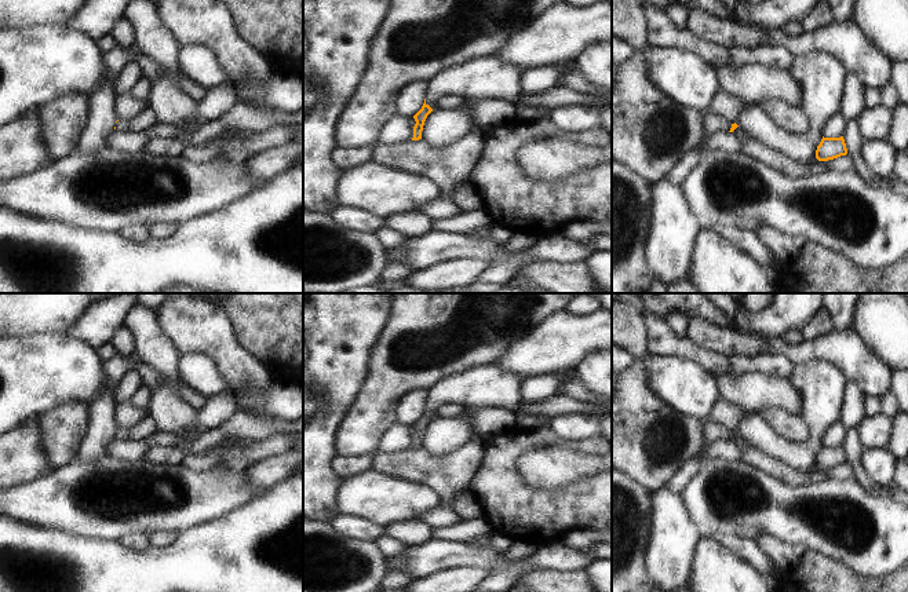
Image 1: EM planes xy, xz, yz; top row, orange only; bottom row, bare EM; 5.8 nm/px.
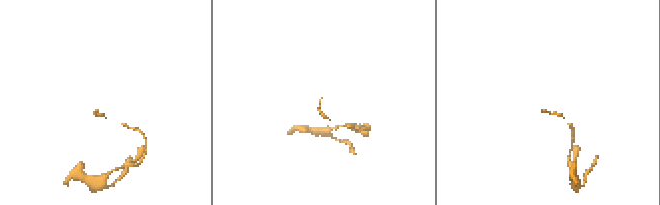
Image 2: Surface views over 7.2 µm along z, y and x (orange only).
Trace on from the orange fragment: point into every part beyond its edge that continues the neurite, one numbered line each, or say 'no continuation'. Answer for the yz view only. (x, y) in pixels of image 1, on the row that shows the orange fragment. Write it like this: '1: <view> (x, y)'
1: yz (711, 123)

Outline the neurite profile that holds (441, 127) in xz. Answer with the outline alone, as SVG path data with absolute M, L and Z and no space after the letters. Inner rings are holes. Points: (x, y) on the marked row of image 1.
M467 102L457 109L435 109L424 121L422 140L430 146L446 146L474 128L471 106Z

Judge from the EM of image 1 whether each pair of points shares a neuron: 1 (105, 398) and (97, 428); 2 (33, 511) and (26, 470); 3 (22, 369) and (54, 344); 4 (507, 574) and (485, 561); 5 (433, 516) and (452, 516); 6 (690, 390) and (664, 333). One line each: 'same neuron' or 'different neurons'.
1: same neuron
2: different neurons
3: same neuron
4: different neurons
5: same neuron
6: different neurons

